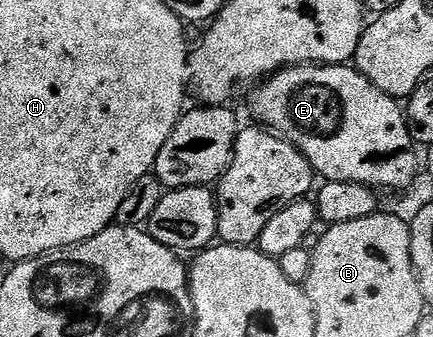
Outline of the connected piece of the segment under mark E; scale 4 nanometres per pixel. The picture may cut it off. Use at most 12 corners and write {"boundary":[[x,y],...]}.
{"boundary":[[349,64],[287,66],[258,123],[322,179],[417,178],[406,111]]}

